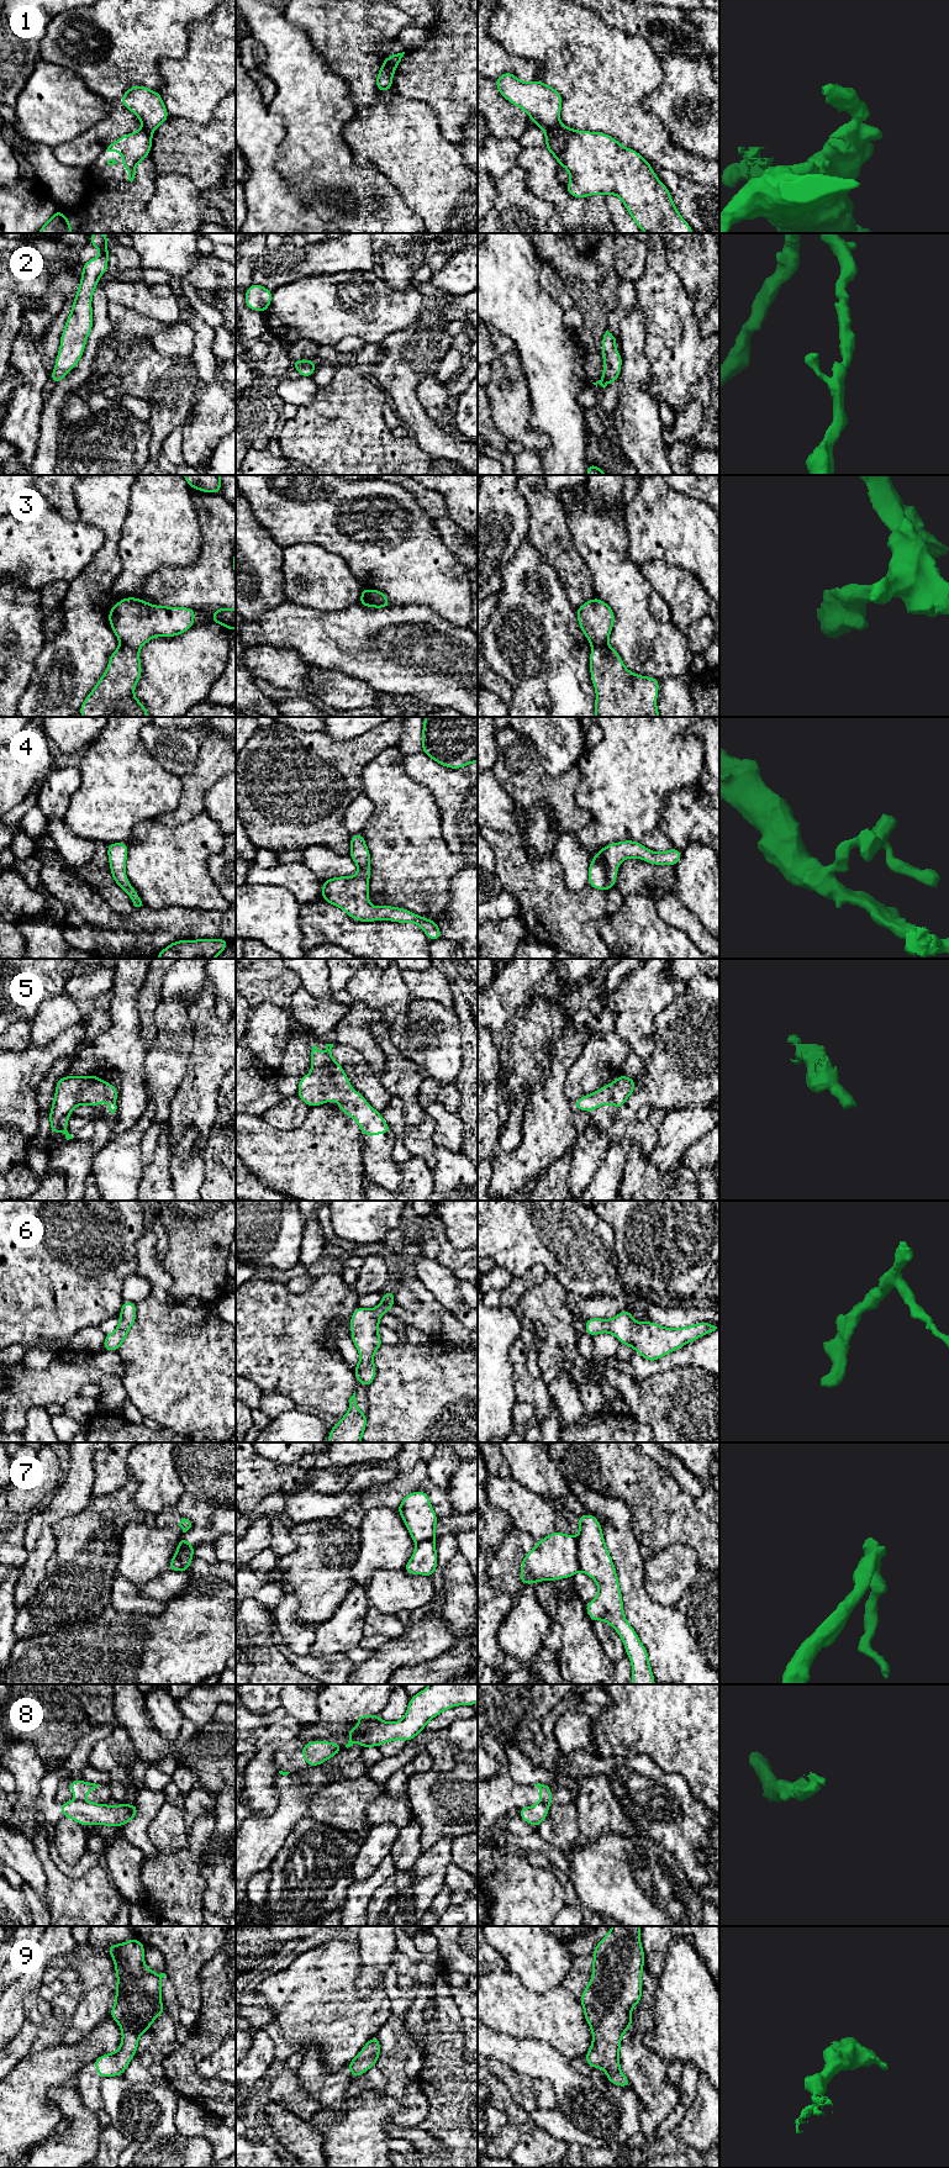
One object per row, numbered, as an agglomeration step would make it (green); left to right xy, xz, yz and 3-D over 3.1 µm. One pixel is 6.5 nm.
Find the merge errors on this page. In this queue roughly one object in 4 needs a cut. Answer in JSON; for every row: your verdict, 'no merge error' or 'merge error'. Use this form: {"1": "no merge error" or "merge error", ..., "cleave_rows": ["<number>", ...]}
{"1": "merge error", "2": "no merge error", "3": "merge error", "4": "no merge error", "5": "no merge error", "6": "no merge error", "7": "merge error", "8": "merge error", "9": "no merge error", "cleave_rows": ["1", "3", "7", "8"]}

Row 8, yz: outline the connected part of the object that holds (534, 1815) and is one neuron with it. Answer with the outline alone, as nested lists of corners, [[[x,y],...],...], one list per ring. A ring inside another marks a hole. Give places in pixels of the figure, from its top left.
[[[538,1803],[533,1806],[524,1806],[518,1810],[518,1815],[528,1824],[538,1827],[547,1818],[549,1810],[548,1804]]]

